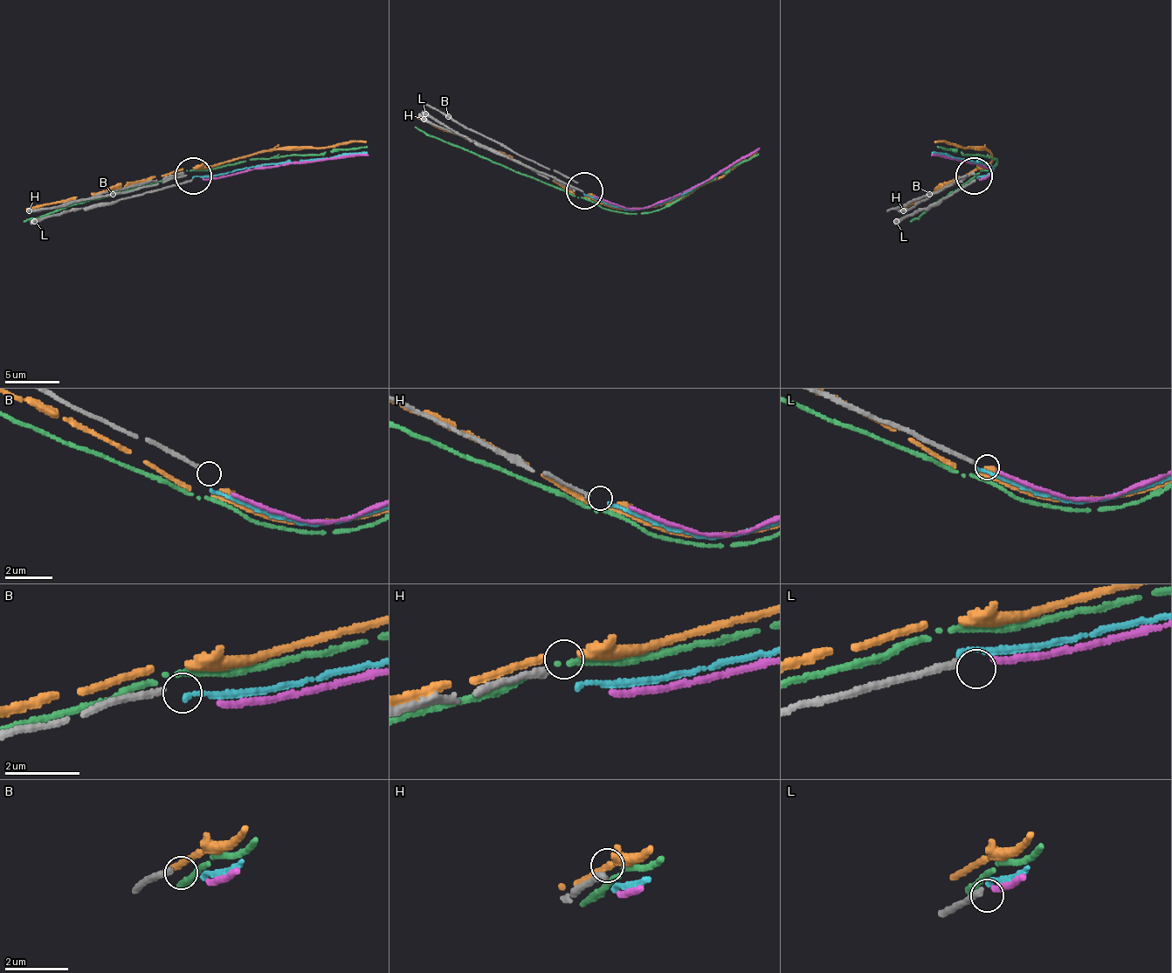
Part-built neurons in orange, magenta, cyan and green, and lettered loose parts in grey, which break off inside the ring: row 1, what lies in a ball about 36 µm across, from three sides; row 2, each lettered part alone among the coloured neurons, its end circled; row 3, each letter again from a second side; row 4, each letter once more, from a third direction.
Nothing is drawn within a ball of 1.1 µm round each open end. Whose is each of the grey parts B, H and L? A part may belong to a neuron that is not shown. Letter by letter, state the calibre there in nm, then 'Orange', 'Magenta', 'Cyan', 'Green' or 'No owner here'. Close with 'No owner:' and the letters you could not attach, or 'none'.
B: Thickness 160 nm. No owner here
H: Thickness 180 nm. No owner here
L: Thickness 170 nm. Magenta
No owner: B, H

